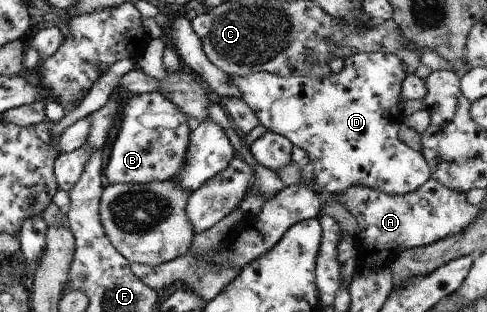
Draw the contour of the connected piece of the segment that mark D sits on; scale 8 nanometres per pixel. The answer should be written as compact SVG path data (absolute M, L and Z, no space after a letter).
M358 52L354 55L348 56L344 60L343 66L339 72L331 71L328 75L320 79L311 78L310 76L293 76L281 77L278 74L268 73L267 71L259 71L258 73L251 73L244 77L238 75L231 75L230 81L240 88L242 99L253 109L253 112L258 116L260 124L265 126L269 131L279 133L287 137L293 145L299 146L307 152L310 161L313 163L313 181L312 185L317 191L327 191L328 193L338 193L352 187L353 185L363 185L371 187L375 191L384 192L386 195L406 195L412 193L420 188L420 186L431 177L431 171L425 157L421 151L415 151L409 146L405 145L399 137L399 125L403 122L404 116L399 106L401 102L402 84L405 77L408 75L406 64L396 54L383 54L380 52Z

